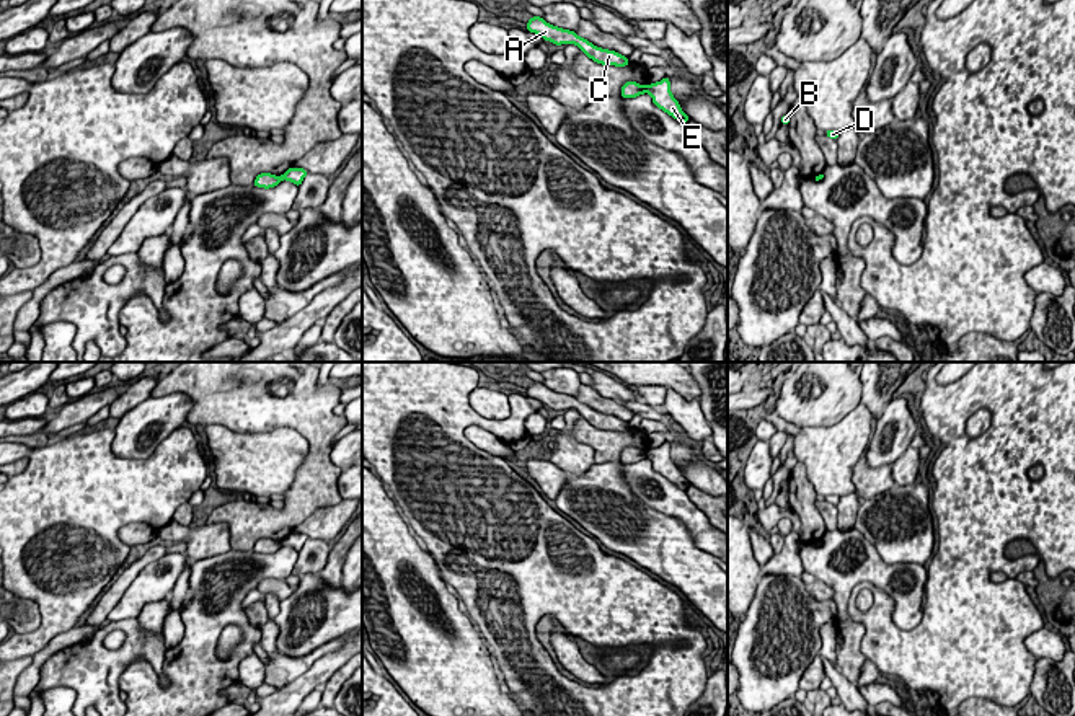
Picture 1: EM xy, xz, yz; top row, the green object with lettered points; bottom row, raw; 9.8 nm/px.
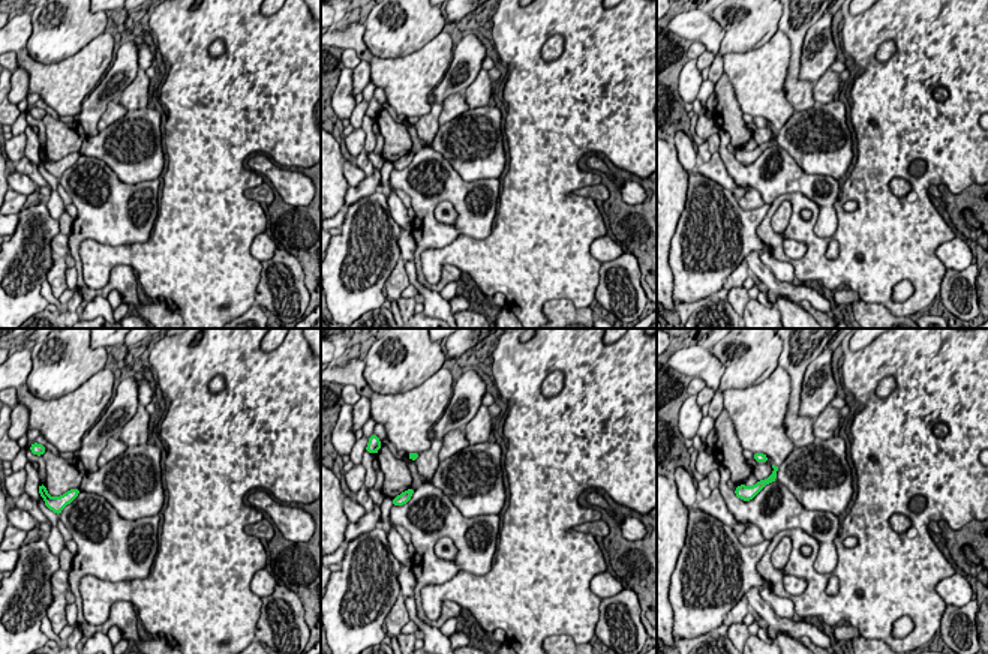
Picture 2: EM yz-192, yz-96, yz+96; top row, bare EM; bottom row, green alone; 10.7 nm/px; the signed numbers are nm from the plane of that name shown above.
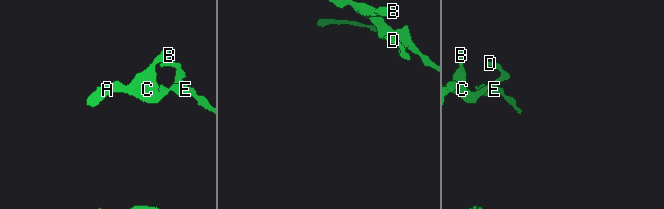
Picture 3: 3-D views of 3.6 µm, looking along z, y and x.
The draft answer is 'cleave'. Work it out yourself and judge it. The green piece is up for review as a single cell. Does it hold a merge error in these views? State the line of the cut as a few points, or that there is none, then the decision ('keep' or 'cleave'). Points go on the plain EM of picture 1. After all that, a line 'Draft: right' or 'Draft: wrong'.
xz (645, 452), (646, 457) | cleave
Draft: right

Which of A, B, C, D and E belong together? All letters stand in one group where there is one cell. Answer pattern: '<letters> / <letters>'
A B C / D E

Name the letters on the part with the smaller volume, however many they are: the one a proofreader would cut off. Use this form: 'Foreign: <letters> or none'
Foreign: A, B, C

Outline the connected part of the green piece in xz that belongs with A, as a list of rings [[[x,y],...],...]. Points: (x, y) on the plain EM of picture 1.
[[[533,382],[527,387],[527,396],[540,400],[545,406],[556,411],[576,409],[589,424],[602,431],[626,432],[630,429],[628,422],[615,416],[597,413],[574,396],[556,393],[540,382]]]

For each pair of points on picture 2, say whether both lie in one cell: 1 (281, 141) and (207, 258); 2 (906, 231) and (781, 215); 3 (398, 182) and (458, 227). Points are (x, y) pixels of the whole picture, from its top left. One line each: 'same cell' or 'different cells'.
1: same cell
2: different cells
3: same cell

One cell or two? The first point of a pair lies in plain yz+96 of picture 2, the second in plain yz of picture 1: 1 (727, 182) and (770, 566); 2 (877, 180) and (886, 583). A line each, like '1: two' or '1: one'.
1: one
2: two

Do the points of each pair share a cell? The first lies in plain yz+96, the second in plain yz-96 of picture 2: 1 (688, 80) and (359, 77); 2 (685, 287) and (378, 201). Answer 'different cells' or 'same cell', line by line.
1: different cells
2: same cell

